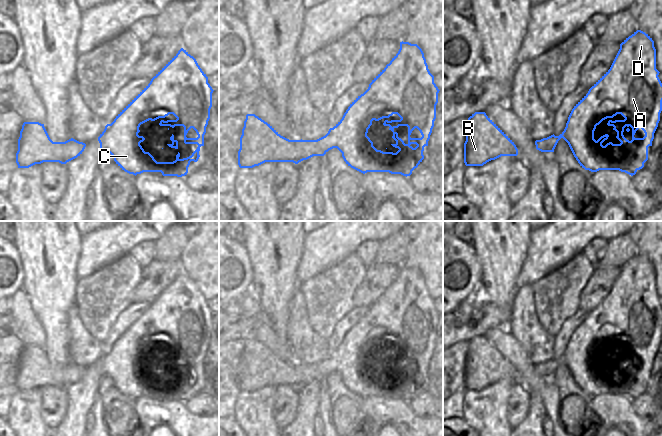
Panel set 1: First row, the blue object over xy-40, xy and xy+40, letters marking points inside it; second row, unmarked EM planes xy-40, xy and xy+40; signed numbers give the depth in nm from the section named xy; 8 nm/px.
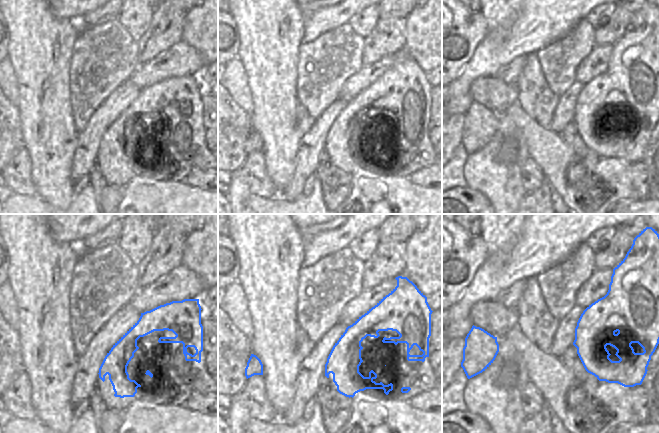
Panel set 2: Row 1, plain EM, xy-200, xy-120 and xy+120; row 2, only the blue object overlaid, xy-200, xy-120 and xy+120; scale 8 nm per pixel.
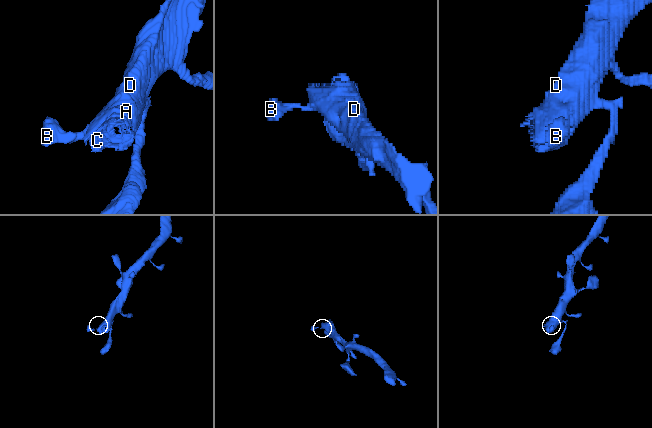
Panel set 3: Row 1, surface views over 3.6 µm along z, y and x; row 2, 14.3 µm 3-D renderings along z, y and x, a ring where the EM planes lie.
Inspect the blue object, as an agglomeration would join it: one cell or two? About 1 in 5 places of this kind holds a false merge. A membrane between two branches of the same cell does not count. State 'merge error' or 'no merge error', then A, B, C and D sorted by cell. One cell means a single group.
no merge error | A B C D

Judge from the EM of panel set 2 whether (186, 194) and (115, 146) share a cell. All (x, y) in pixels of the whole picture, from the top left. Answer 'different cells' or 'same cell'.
different cells

